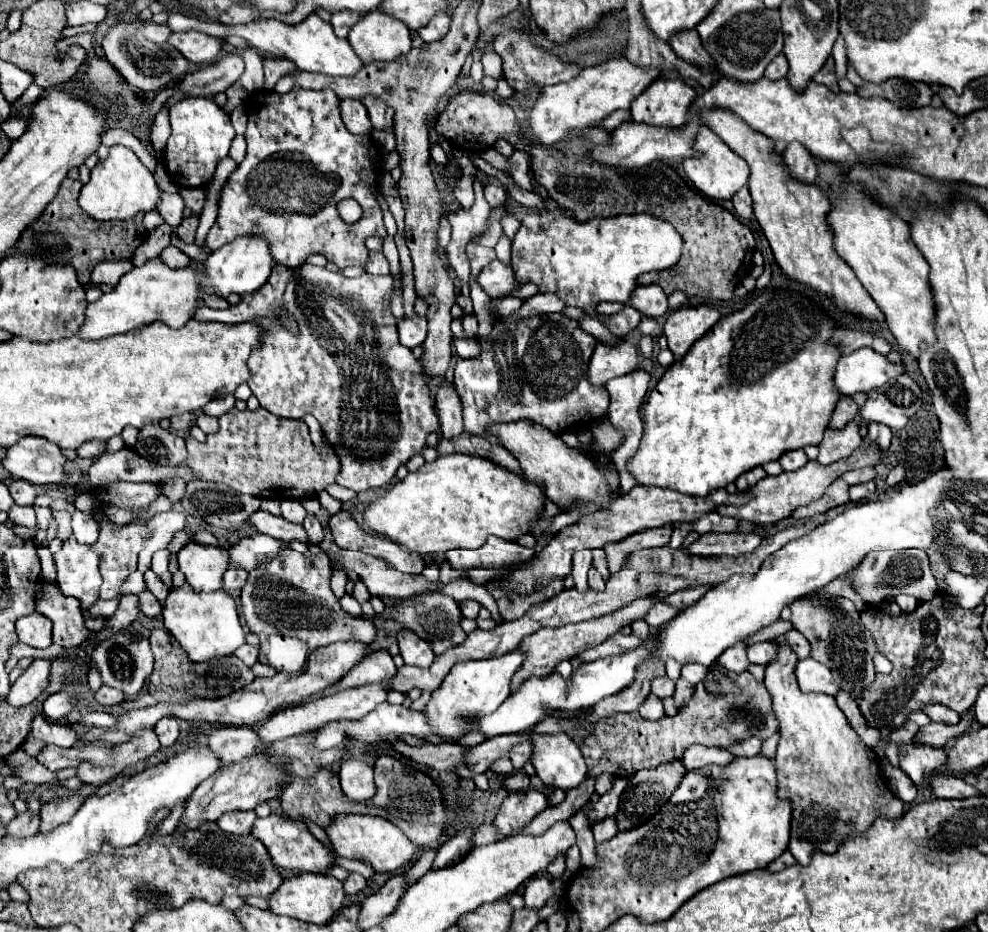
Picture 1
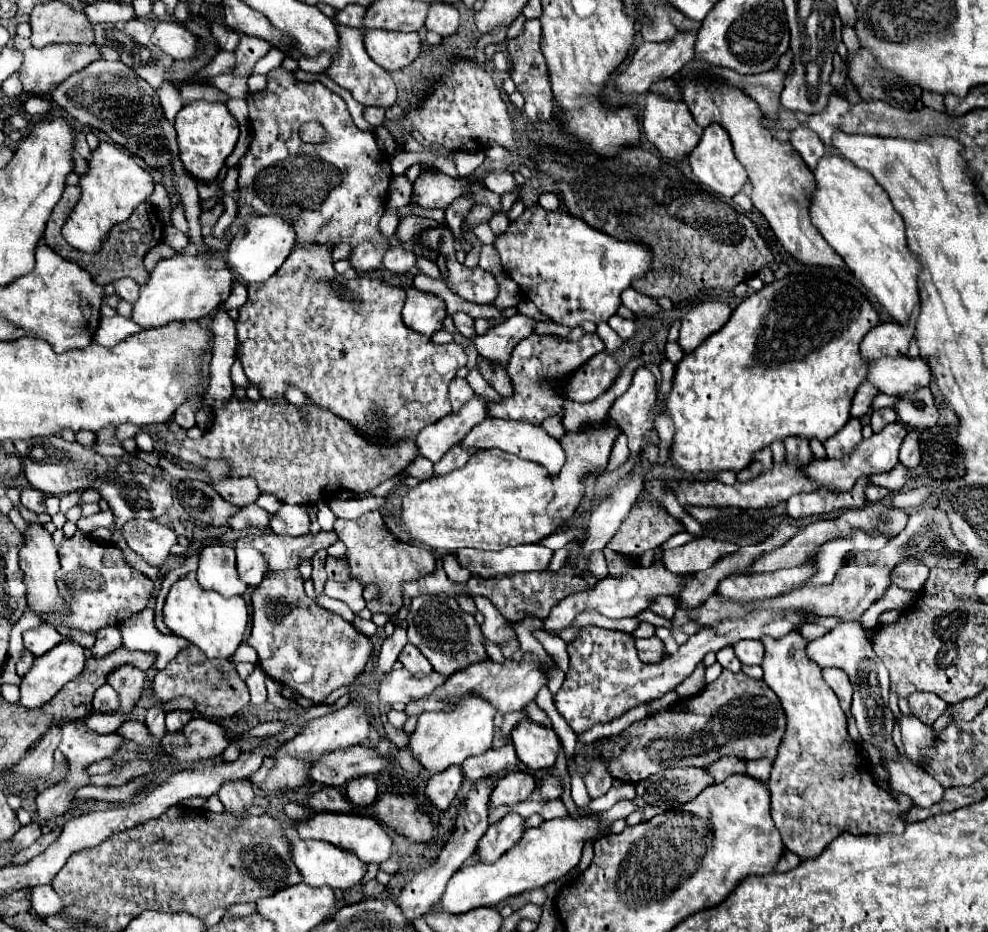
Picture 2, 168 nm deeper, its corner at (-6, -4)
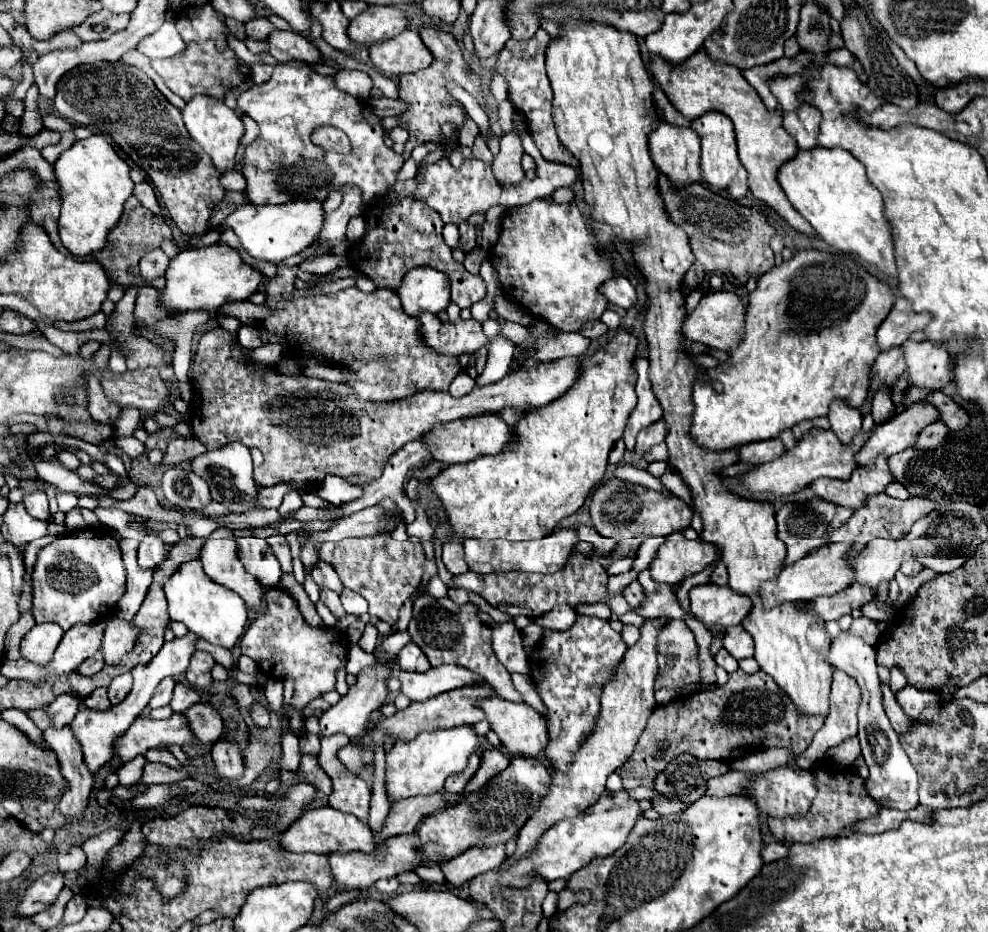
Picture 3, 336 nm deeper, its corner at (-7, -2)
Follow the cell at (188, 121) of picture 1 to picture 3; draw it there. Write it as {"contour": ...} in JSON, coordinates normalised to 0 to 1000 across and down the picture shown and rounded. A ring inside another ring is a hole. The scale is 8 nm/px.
{"contour":[[[196,103],[184,118],[184,127],[188,139],[196,152],[200,152],[206,163],[215,170],[215,176],[225,185],[237,180],[237,167],[243,157],[243,148],[247,146],[247,133],[239,124],[235,116],[231,116],[225,107],[211,105],[211,103]]]}

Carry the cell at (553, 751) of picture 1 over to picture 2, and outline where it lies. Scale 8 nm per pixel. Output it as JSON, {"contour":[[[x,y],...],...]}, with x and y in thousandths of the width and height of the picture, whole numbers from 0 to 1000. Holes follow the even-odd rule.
{"contour":[[[529,770],[517,785],[517,796],[521,800],[523,813],[535,826],[558,824],[564,815],[564,805],[568,800],[560,781],[548,779],[537,770]]]}

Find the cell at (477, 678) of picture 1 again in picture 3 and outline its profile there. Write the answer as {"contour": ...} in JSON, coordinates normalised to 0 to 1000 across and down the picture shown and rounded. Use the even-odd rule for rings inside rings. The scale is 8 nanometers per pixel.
{"contour":[[[462,779],[447,781],[437,785],[425,785],[415,796],[403,794],[401,800],[391,811],[391,845],[399,858],[439,852],[449,845],[449,839],[455,830],[466,828],[474,822],[474,813],[488,803],[488,794],[482,788],[480,779]]]}

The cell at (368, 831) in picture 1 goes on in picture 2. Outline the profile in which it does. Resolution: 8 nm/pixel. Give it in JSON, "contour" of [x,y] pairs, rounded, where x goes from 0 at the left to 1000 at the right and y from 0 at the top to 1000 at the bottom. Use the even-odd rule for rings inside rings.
{"contour":[[[321,871],[319,876],[301,882],[299,884],[303,899],[305,901],[325,901],[325,903],[333,903],[345,912],[357,914],[359,918],[363,918],[367,925],[376,927],[386,927],[396,918],[396,897],[394,893],[376,876],[367,876],[367,873],[347,873],[347,871]]]}

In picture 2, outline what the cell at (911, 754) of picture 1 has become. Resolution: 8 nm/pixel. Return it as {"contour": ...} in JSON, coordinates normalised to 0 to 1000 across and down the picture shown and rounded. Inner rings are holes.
{"contour":[[[916,766],[908,768],[908,777],[912,781],[912,794],[914,794],[916,809],[922,815],[926,815],[926,820],[930,822],[930,813],[934,813],[934,809],[940,805],[942,796],[946,794],[944,781],[930,775],[926,768],[916,768]]]}

